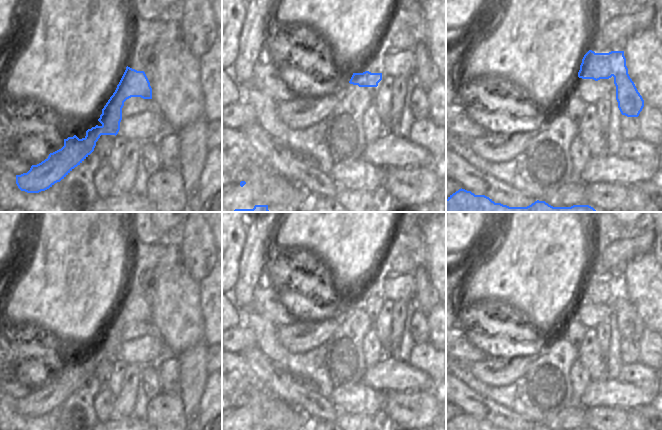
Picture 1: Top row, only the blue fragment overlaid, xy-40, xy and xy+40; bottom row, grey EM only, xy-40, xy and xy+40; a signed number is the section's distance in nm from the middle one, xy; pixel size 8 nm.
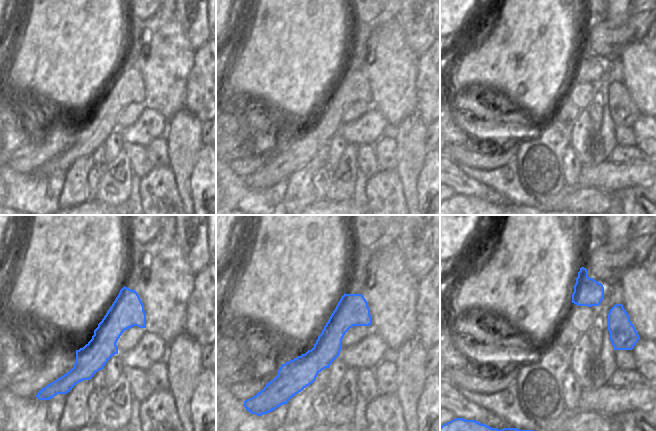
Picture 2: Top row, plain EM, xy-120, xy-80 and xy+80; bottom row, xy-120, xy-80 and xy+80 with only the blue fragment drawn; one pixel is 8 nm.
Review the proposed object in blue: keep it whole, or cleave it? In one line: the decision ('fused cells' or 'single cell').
fused cells

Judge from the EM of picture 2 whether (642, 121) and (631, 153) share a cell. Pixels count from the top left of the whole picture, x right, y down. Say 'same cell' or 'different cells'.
same cell

